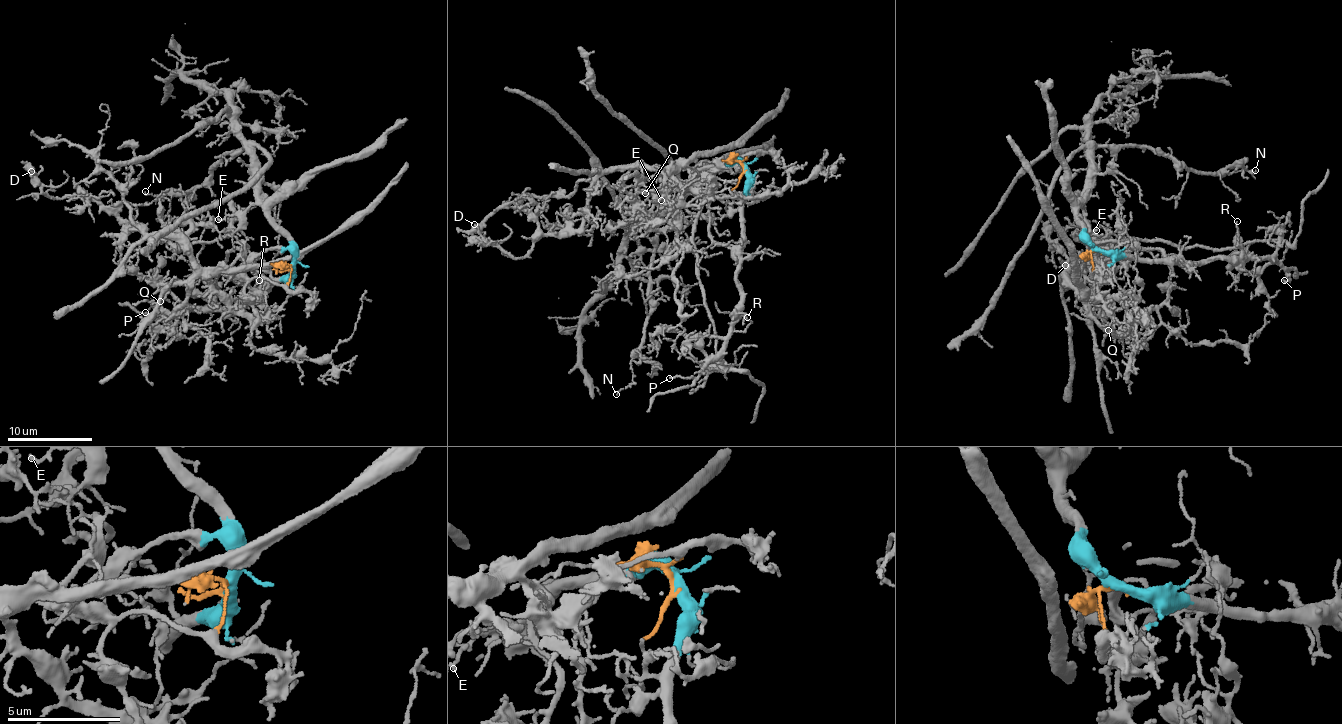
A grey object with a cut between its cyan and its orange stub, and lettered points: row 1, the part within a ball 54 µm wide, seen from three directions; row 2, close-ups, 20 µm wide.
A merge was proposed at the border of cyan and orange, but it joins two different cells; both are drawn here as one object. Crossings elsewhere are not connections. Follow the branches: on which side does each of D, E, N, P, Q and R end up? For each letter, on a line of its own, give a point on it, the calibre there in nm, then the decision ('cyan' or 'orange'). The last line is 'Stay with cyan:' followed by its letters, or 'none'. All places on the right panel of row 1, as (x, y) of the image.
D: (1065, 265) | 140 nm | orange
E: (1096, 230) | 140 nm | cyan
N: (1255, 170) | 120 nm | cyan
P: (1284, 280) | 140 nm | cyan
Q: (1108, 330) | 110 nm | orange
R: (1237, 221) | 120 nm | cyan
Stay with cyan: E, N, P, R

